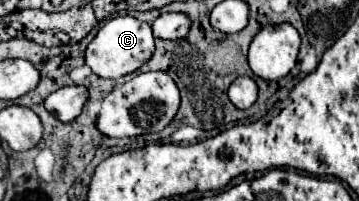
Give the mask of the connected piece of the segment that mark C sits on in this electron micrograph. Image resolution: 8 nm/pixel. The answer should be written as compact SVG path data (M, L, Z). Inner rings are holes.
M115 16L111 20L107 20L99 32L95 34L95 38L89 42L87 50L85 50L85 64L101 78L121 78L125 74L135 72L137 68L141 68L149 56L153 54L153 34L151 34L151 26L147 22L141 22L133 16Z

